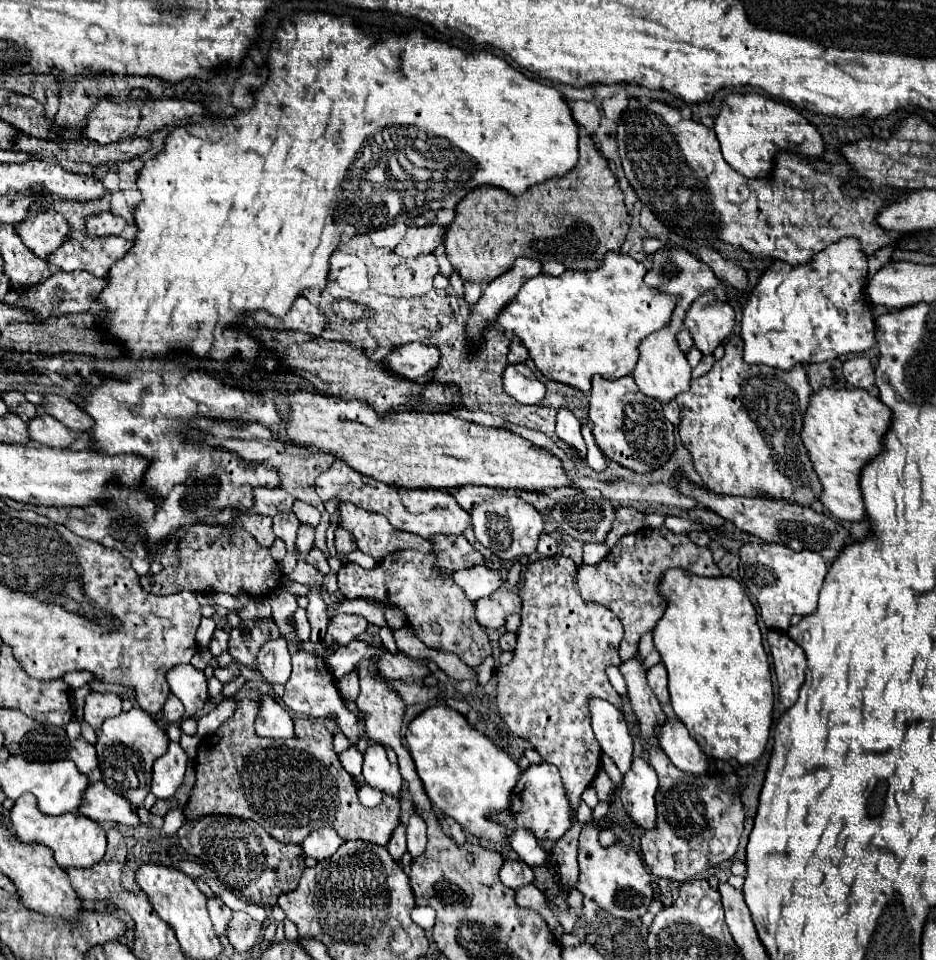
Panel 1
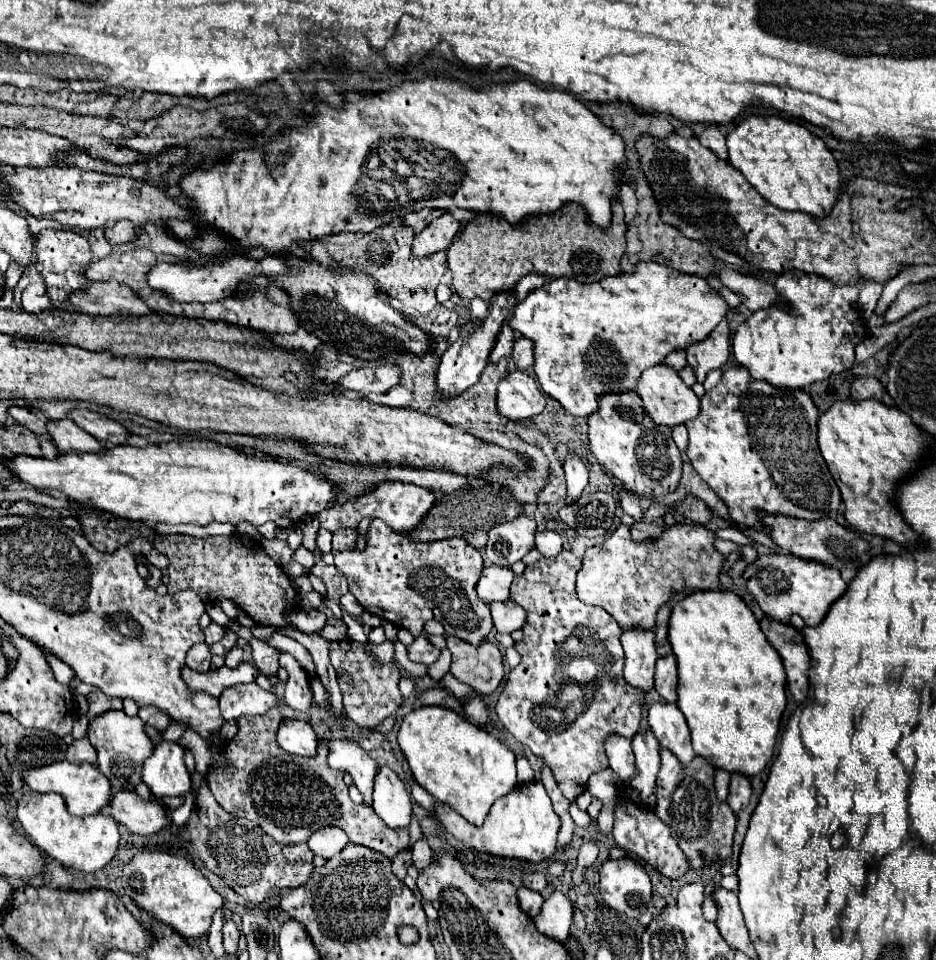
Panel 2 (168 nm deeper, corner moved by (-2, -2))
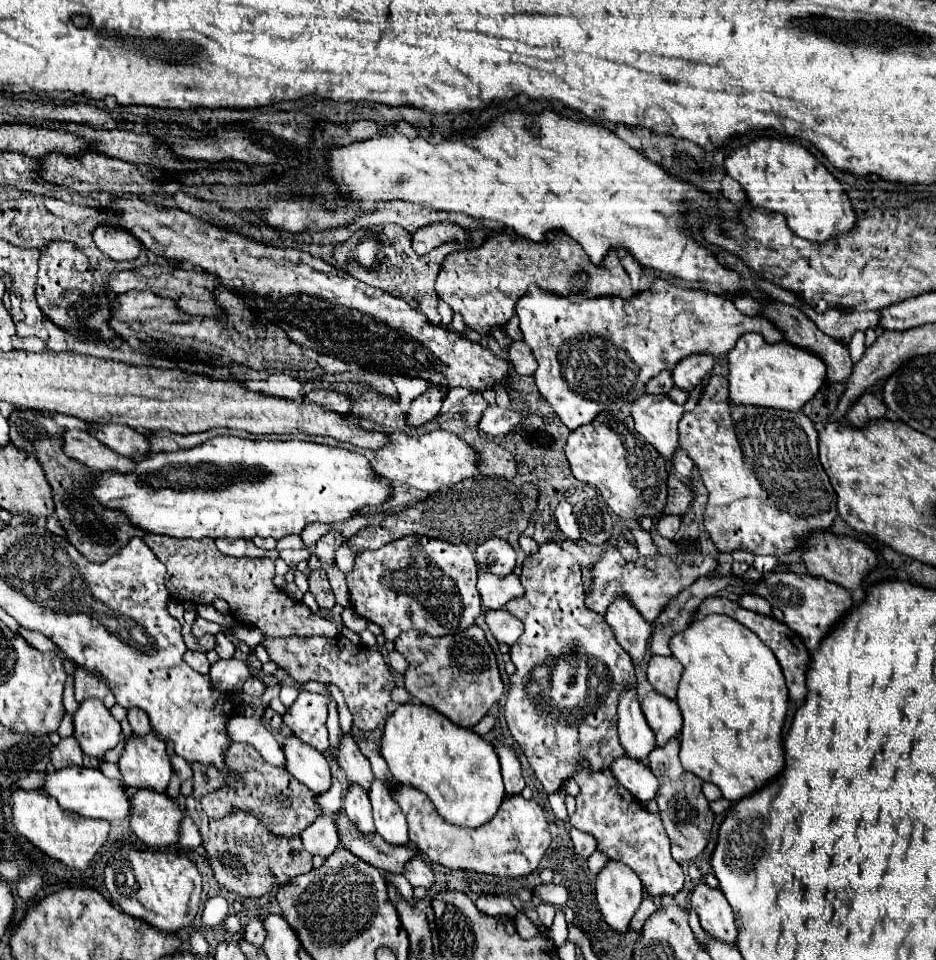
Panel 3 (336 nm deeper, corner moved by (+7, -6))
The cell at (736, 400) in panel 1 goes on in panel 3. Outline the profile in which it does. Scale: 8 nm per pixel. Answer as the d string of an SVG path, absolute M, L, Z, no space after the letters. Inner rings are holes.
M712 375L708 385L706 385L704 397L696 405L696 409L686 413L680 421L680 447L694 461L694 465L696 465L696 469L698 469L702 481L704 481L704 487L710 493L710 499L706 503L706 513L704 513L704 527L710 533L712 543L722 553L732 553L734 549L746 549L746 551L756 553L756 555L782 555L782 553L796 549L802 543L800 537L806 537L810 531L828 529L832 525L834 517L836 517L836 493L830 485L828 475L824 473L824 469L818 461L818 433L816 433L814 423L802 411L782 411L780 413L780 411L766 411L764 407L736 407L736 403L732 403L728 399L728 381L720 375Z

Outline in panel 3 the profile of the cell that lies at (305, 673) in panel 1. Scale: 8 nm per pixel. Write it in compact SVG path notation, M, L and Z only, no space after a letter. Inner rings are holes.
M346 787L346 795L344 795L344 811L348 815L348 819L364 833L372 833L374 831L374 823L372 823L372 811L370 811L370 799L366 791L360 791L360 787Z

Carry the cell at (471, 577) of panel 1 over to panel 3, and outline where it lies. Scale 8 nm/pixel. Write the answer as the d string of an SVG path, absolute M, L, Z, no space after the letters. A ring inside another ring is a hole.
M478 575L478 591L482 597L482 605L486 609L502 609L510 599L524 593L520 579L516 575Z

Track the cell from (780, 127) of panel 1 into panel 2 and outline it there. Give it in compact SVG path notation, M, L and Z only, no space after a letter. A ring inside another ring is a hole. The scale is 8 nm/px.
M749 115L745 117L727 137L727 149L729 149L729 163L739 169L745 179L773 205L779 209L789 211L803 211L809 213L815 219L821 219L831 213L833 205L839 199L841 193L841 175L837 169L837 163L831 155L831 151L825 147L825 143L807 131L803 125L787 121L777 115Z

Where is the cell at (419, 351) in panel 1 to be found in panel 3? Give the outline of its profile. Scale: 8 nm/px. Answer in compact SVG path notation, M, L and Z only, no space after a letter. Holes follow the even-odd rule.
M316 389L316 391L310 391L306 395L306 401L312 401L312 403L318 403L322 405L324 409L328 411L336 411L336 413L350 413L350 409L354 407L354 399L350 395L344 395L344 393L338 393L338 391L330 391L330 389Z

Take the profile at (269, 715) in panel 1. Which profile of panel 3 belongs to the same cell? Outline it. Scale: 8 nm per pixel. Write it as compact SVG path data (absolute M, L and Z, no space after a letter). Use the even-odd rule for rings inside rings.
M294 735L284 739L282 751L288 773L300 779L300 783L308 785L314 793L324 793L330 789L330 765L320 751Z

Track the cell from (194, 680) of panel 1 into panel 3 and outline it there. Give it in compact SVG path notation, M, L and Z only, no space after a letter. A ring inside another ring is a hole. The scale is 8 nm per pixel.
M220 659L210 667L212 685L224 693L240 693L244 681L252 675L252 669L240 659Z

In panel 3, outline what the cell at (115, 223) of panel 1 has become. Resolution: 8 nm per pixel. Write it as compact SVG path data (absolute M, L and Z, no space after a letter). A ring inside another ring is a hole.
M108 221L96 227L94 243L106 257L114 261L134 259L142 249L142 243L136 237L132 237L126 231L118 231L116 227L108 225Z

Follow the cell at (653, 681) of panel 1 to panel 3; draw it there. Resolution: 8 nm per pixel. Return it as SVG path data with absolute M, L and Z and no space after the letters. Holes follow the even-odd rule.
M652 655L648 663L648 681L664 697L676 699L676 687L682 675L682 665L674 657Z

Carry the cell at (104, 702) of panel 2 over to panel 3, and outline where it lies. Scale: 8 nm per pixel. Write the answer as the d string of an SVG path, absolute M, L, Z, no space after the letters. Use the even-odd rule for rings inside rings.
M78 667L74 673L74 695L78 703L82 703L84 699L100 699L104 703L114 703L112 691L100 679L96 679L94 675L88 675L84 669L78 669Z

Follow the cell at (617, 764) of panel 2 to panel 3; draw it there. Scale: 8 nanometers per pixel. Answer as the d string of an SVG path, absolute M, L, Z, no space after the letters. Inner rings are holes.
M620 757L620 759L616 759L616 763L612 763L610 771L612 771L614 779L622 787L626 787L636 799L640 799L640 801L654 799L654 795L658 791L658 781L652 775L648 765Z

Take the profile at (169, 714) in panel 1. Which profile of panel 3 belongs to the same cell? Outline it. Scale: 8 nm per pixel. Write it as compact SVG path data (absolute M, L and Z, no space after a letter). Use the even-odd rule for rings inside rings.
M128 709L128 723L132 725L136 735L148 735L150 723L148 723L148 715L142 709Z

